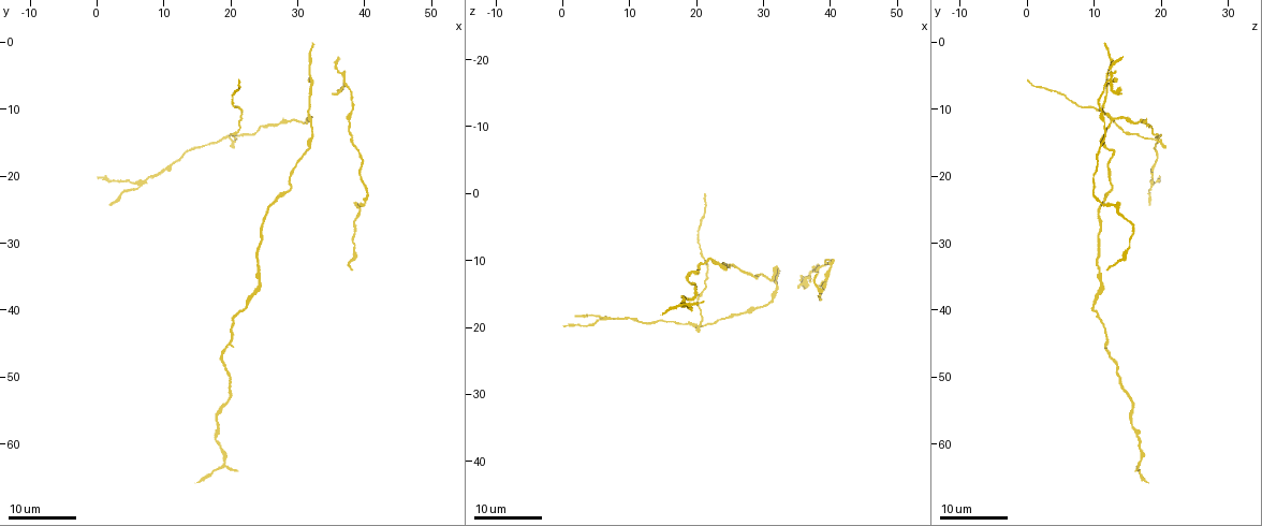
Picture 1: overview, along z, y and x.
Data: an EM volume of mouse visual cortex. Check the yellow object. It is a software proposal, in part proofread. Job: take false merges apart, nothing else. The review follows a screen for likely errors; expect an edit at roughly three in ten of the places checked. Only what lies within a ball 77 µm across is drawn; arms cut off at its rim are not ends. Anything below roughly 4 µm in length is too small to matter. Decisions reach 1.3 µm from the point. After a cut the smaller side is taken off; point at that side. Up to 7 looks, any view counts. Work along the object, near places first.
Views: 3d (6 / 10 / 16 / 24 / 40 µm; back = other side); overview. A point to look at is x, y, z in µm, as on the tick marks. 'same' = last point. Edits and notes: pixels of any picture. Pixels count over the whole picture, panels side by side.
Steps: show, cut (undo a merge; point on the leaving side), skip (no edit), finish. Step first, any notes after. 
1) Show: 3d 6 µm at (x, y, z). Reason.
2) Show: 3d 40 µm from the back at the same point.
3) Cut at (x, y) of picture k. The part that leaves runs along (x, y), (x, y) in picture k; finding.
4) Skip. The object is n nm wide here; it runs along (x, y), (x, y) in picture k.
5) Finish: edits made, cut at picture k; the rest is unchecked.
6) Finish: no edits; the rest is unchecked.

Show: 3d 24 µm at (6.0, 21.0, 18.5). Three-way junction.

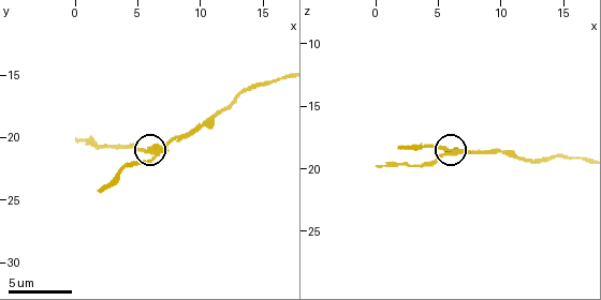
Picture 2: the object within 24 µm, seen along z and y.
Show: 3d 10 µm at (6.4, 21.4, 18.8). Closer look.

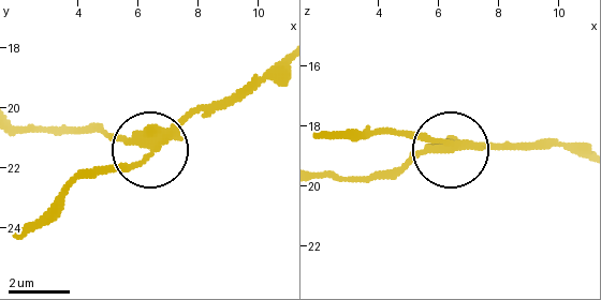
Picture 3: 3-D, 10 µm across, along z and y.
Show: 3d 6 µm at (6.3, 21.3, 18.6).

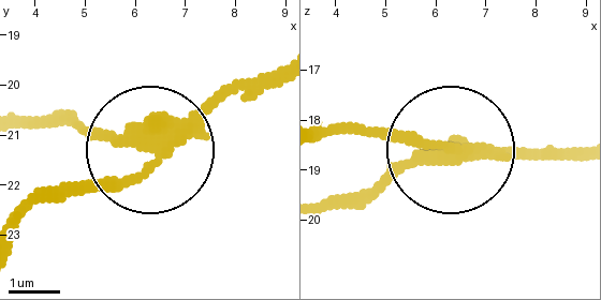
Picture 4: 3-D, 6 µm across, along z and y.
Cut at (100, 131) of picture 4. 3 arms meet here; the part that leaves runs along (170, 134), (20, 121) in picture 4; a second neuron is stuck on.

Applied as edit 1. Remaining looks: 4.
Show: 3d 24 µm at (20.0, 14.0, 20.0). Four-way junction.

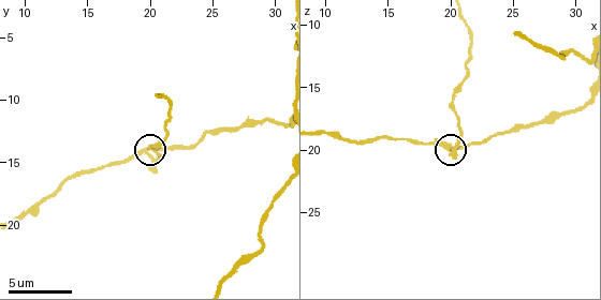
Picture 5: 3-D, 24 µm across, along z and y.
Show: 3d 10 µm at (20.0, 14.6, 19.8).

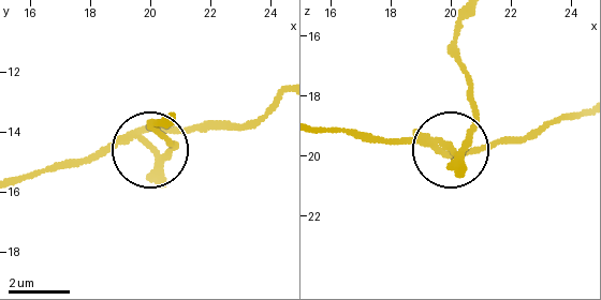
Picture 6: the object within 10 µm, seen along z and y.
Cut at (159, 166) of picture 6. The side arm is 23 µm long; the part that leaves runs along (125, 141), (165, 152), (176, 141), (152, 126), (163, 123) in picture 6; two neurons meet here.

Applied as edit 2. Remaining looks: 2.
Show: 3d 24 µm at (31.5, 11.5, 13.0). A fork.

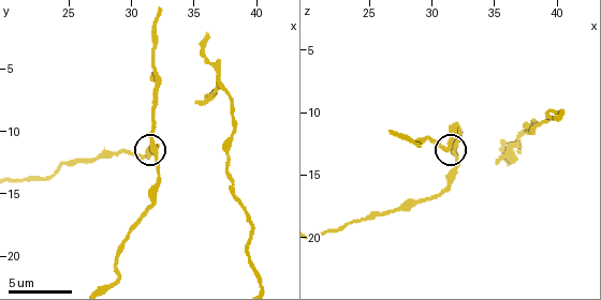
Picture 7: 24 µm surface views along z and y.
Show: 3d 6 µm at (31.6, 11.2, 12.6).

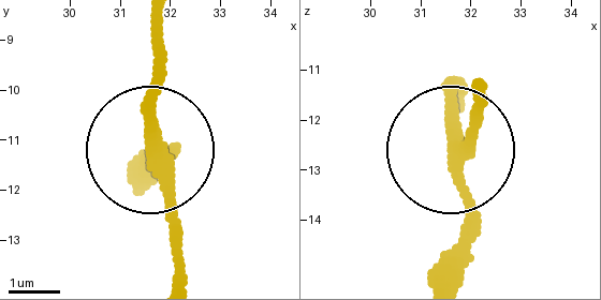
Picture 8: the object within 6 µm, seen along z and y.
Skip. The object is 260 nm wide here; it runs along (477, 87), (477, 113), (451, 147), (464, 270) in picture 8; one neuron here.

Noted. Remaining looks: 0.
Finish: edits made, cut at picture 4, cut at picture 6; the rest is unchecked.

